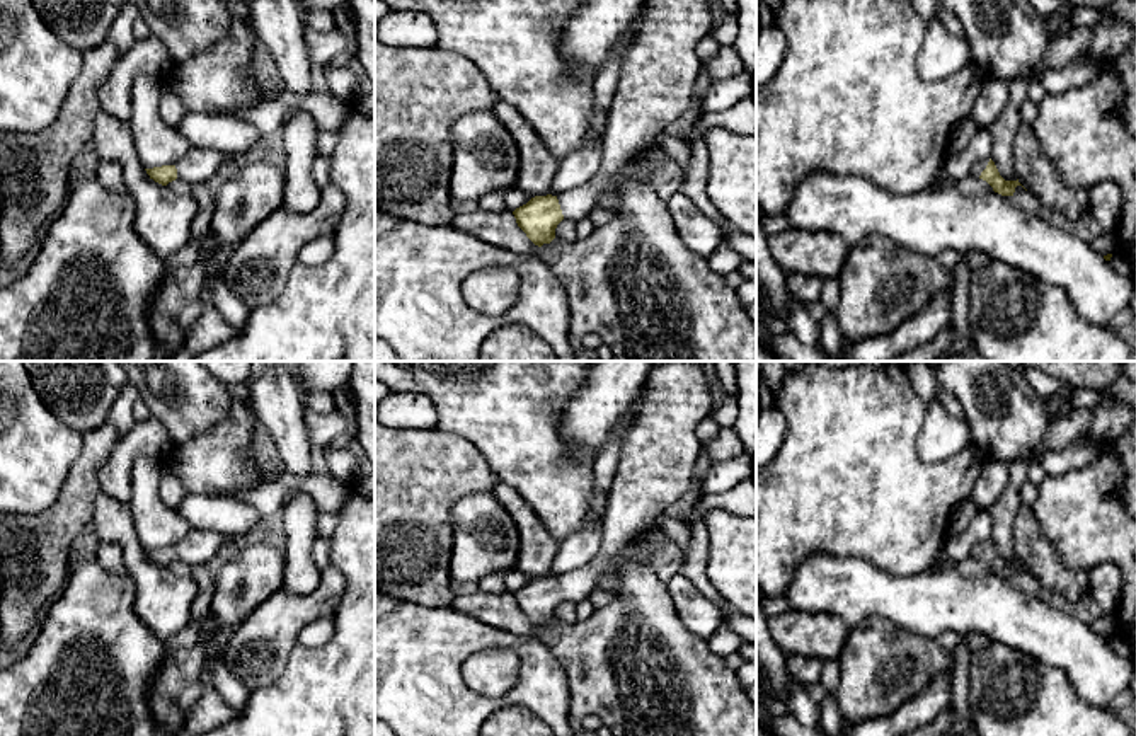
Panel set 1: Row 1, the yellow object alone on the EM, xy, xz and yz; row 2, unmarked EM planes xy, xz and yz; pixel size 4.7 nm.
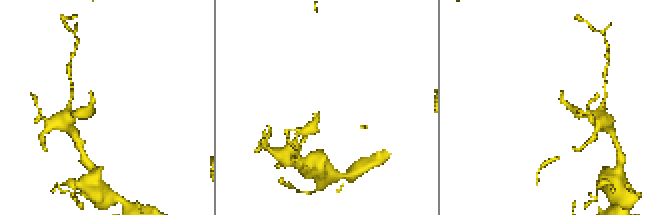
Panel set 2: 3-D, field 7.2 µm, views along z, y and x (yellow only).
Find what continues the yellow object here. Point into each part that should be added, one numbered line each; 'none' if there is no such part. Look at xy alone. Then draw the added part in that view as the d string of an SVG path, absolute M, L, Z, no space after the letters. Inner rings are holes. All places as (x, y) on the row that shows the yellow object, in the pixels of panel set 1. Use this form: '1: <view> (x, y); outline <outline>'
1: xy (196, 166); outline M189 150L177 164L177 177L189 184L201 184L211 179L223 165L228 164L228 155L220 150Z

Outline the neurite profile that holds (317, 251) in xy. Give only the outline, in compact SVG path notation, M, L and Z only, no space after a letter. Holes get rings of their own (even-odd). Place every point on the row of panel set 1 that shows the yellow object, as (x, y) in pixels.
M317 237L298 250L298 264L318 266L334 254L332 237Z

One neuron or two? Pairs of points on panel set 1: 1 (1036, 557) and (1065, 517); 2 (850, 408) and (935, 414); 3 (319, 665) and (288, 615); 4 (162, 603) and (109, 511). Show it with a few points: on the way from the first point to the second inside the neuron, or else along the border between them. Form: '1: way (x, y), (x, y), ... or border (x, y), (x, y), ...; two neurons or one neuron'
1: border (1031, 506), (1041, 532), (1060, 559), (1073, 569); two neurons
2: border (925, 408), (917, 452); two neurons
3: border (297, 644), (283, 672), (275, 680); two neurons
4: way (152, 581), (138, 566), (125, 534); one neuron

